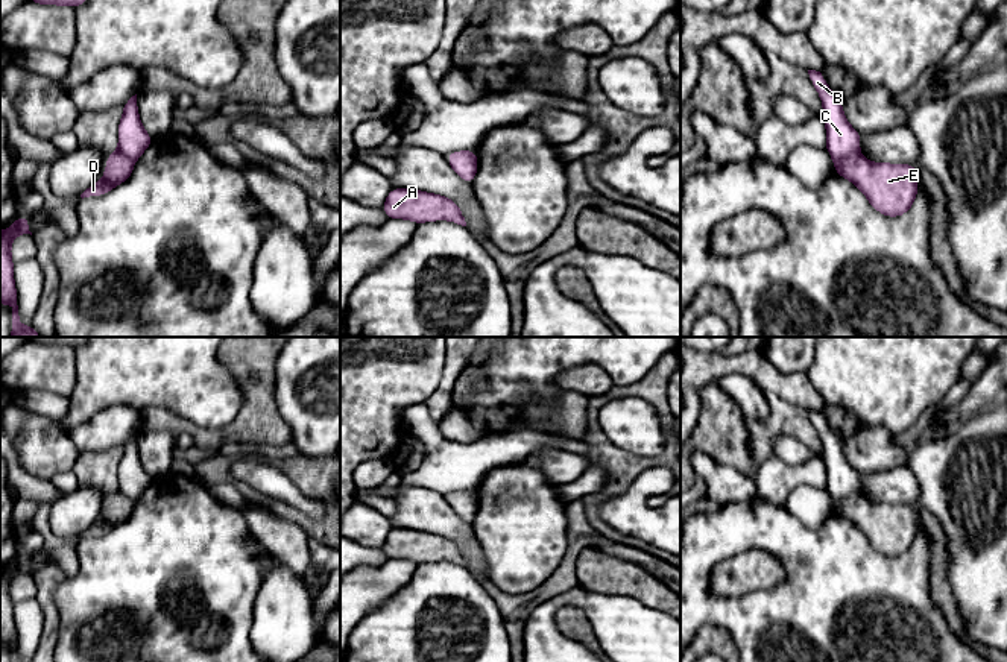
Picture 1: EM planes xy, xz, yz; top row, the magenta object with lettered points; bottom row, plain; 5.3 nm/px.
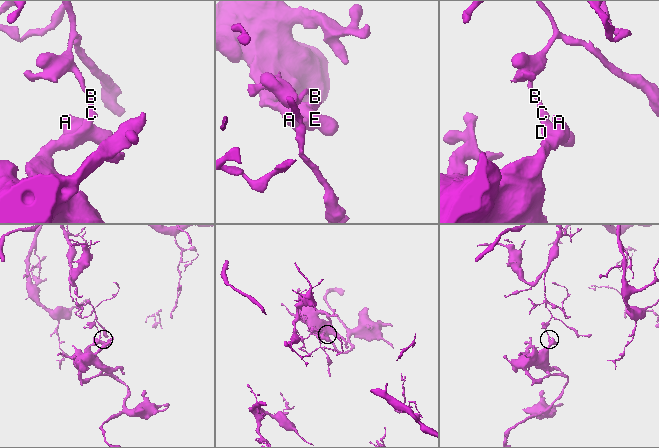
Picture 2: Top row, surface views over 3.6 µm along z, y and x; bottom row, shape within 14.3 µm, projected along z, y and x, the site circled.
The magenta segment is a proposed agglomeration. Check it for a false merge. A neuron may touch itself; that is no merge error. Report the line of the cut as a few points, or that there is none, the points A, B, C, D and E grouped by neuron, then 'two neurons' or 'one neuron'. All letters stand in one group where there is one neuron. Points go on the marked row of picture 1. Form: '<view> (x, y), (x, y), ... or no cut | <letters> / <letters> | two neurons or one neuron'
yz (857, 149), (834, 161) | A D E / B C | two neurons

